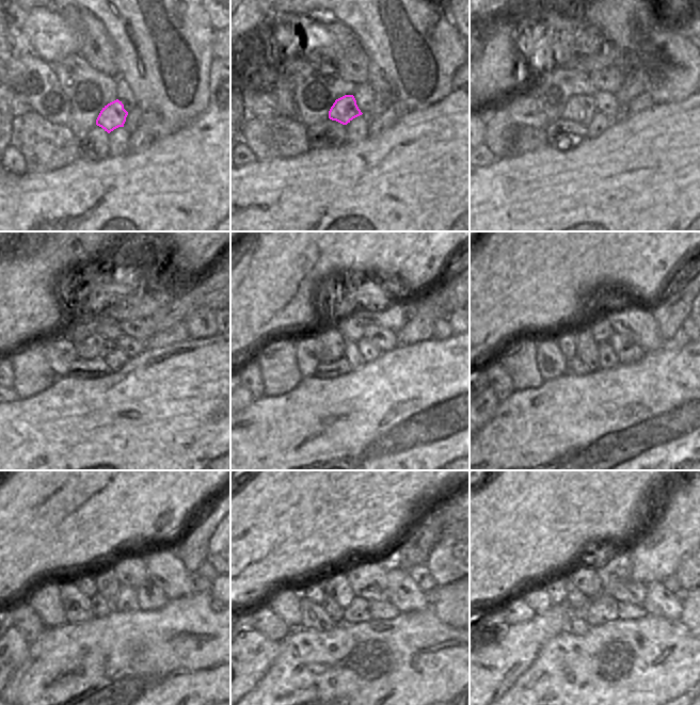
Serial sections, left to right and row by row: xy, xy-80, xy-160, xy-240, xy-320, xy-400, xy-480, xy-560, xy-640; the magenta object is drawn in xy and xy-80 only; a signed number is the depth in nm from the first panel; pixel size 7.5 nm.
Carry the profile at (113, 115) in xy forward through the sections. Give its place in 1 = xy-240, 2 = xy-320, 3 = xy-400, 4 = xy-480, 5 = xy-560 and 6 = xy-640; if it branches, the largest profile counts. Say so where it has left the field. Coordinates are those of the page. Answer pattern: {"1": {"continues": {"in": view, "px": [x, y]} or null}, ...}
{"1": {"continues": {"in": "xy-240", "px": [95, 347]}}, "2": {"continues": {"in": "xy-320", "px": [332, 340]}}, "3": {"continues": {"in": "xy-400", "px": [567, 340]}}, "4": {"continues": {"in": "xy-480", "px": [86, 583]}}, "5": {"continues": {"in": "xy-560", "px": [315, 593]}}, "6": {"continues": {"in": "xy-640", "px": [556, 588]}}}

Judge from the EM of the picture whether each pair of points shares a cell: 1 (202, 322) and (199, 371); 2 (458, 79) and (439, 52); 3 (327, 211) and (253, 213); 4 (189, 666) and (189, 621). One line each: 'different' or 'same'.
1: different
2: different
3: same
4: same

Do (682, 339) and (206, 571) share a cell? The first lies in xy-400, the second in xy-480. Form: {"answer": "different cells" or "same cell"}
{"answer": "different cells"}

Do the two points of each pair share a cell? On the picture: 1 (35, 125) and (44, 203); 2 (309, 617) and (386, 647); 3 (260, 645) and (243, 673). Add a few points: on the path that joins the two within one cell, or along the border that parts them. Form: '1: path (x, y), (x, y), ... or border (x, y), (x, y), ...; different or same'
1: border (65, 166), (43, 173), (28, 172); different
2: border (339, 622), (331, 629), (309, 628); different
3: path (254, 652), (243, 662), (243, 667); same

